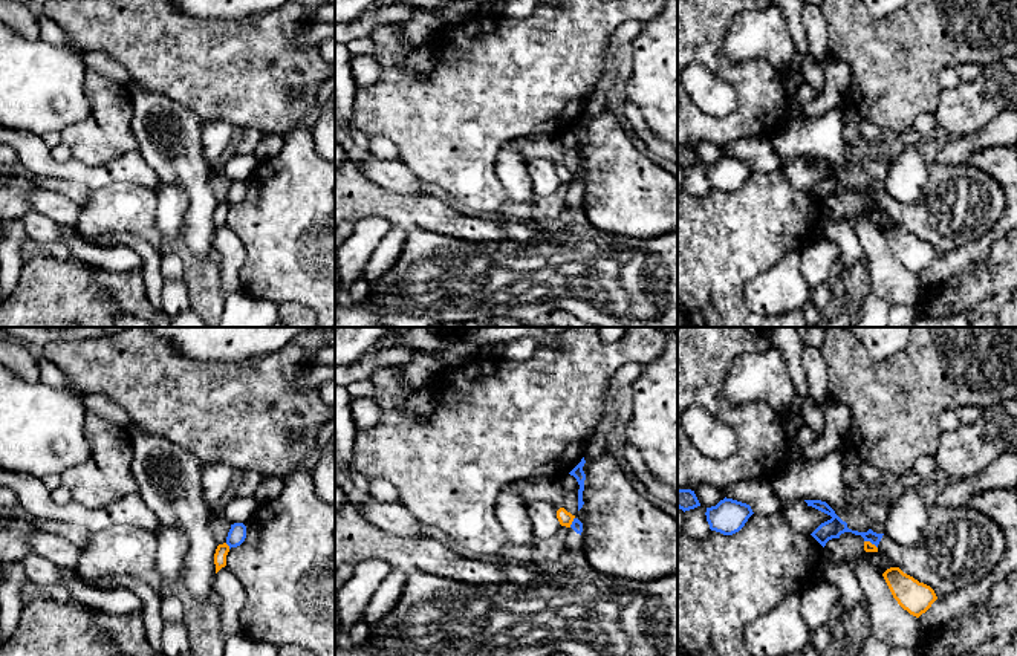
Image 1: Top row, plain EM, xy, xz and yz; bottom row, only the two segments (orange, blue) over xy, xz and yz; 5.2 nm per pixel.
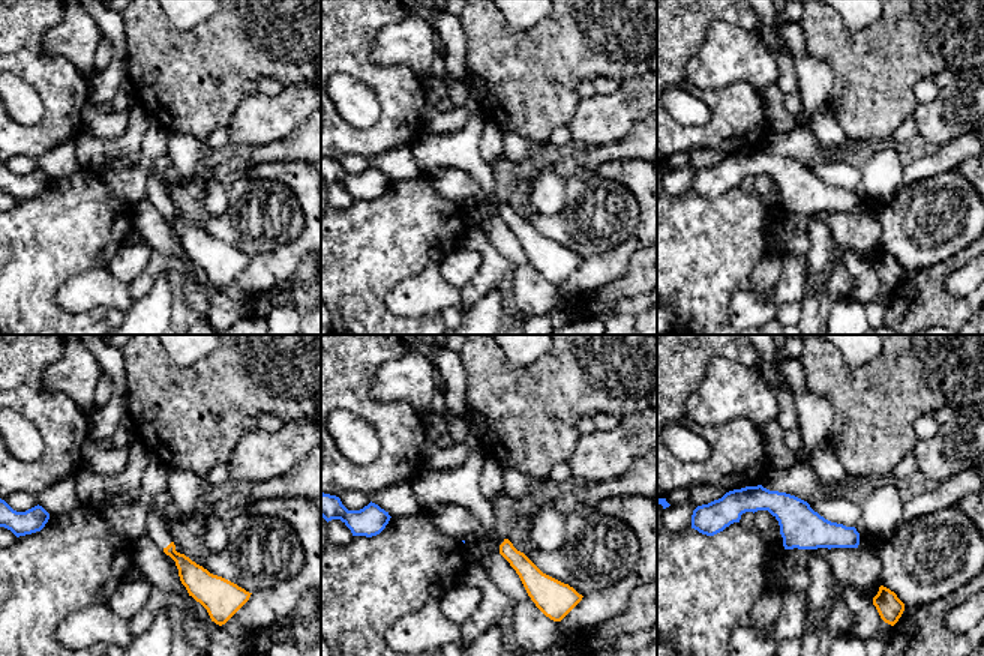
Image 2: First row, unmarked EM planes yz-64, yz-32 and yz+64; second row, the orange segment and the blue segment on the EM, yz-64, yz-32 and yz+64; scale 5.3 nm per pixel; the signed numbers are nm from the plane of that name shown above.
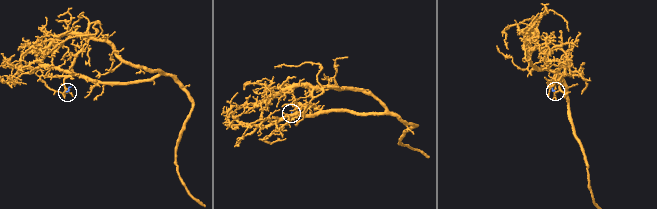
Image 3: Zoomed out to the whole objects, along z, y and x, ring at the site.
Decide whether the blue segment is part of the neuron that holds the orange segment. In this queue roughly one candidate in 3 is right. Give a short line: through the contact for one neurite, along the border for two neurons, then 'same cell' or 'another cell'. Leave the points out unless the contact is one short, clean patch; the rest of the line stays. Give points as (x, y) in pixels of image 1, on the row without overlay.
xy (225, 201), (230, 205) | another cell

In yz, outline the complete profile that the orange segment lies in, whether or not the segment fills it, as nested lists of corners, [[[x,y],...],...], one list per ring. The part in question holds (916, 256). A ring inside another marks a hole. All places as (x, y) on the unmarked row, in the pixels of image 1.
[[[890,225],[882,231],[893,255],[910,272],[919,275],[937,257],[934,248],[904,231],[899,225]]]

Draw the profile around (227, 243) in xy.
[[[225,223],[216,231],[213,248],[220,254],[222,292],[229,295],[242,291],[239,278],[246,252],[240,239]]]

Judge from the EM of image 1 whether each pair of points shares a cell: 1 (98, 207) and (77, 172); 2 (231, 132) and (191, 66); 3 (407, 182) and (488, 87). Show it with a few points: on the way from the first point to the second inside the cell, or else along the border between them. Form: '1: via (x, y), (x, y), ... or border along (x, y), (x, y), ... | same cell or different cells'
1: border along (129, 182), (110, 182), (94, 190) | different cells
2: border along (205, 121), (230, 123), (239, 130) | different cells
3: border along (399, 159), (419, 179) | different cells

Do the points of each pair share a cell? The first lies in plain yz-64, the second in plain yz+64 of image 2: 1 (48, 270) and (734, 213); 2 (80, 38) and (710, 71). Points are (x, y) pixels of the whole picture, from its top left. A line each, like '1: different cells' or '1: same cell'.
1: same cell
2: same cell

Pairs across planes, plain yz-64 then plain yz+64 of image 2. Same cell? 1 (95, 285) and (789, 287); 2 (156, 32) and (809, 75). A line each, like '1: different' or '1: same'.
1: different
2: different

